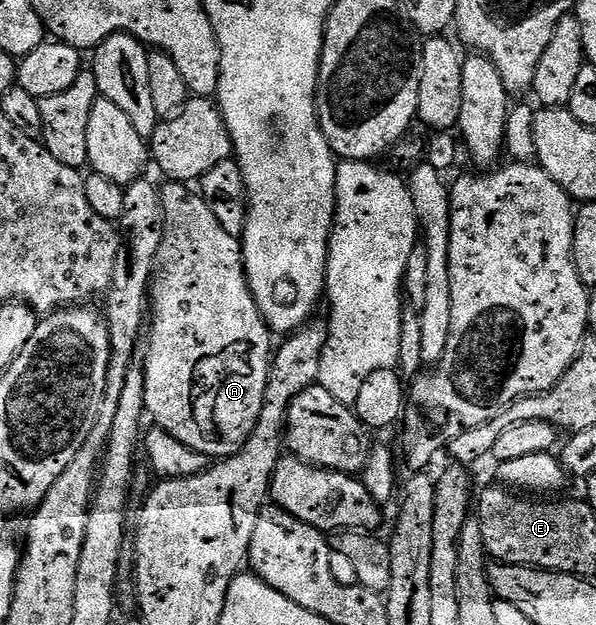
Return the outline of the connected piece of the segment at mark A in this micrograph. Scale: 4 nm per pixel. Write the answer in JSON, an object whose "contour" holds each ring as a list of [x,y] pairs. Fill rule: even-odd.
{"contour":[[[167,182],[163,184],[161,191],[165,212],[164,242],[161,253],[161,267],[153,280],[153,308],[155,304],[155,317],[149,320],[149,332],[151,328],[151,349],[145,355],[144,365],[144,406],[146,415],[155,419],[154,423],[163,428],[177,442],[189,446],[195,452],[208,458],[226,458],[242,452],[248,438],[255,432],[259,421],[259,415],[263,409],[263,399],[267,389],[267,377],[271,375],[271,362],[273,359],[273,333],[263,321],[263,315],[259,313],[257,302],[251,293],[251,286],[247,281],[247,266],[243,258],[243,246],[240,237],[229,234],[221,222],[217,222],[217,214],[209,210],[209,206],[203,201],[198,191],[190,192],[188,185],[183,182]]]}

